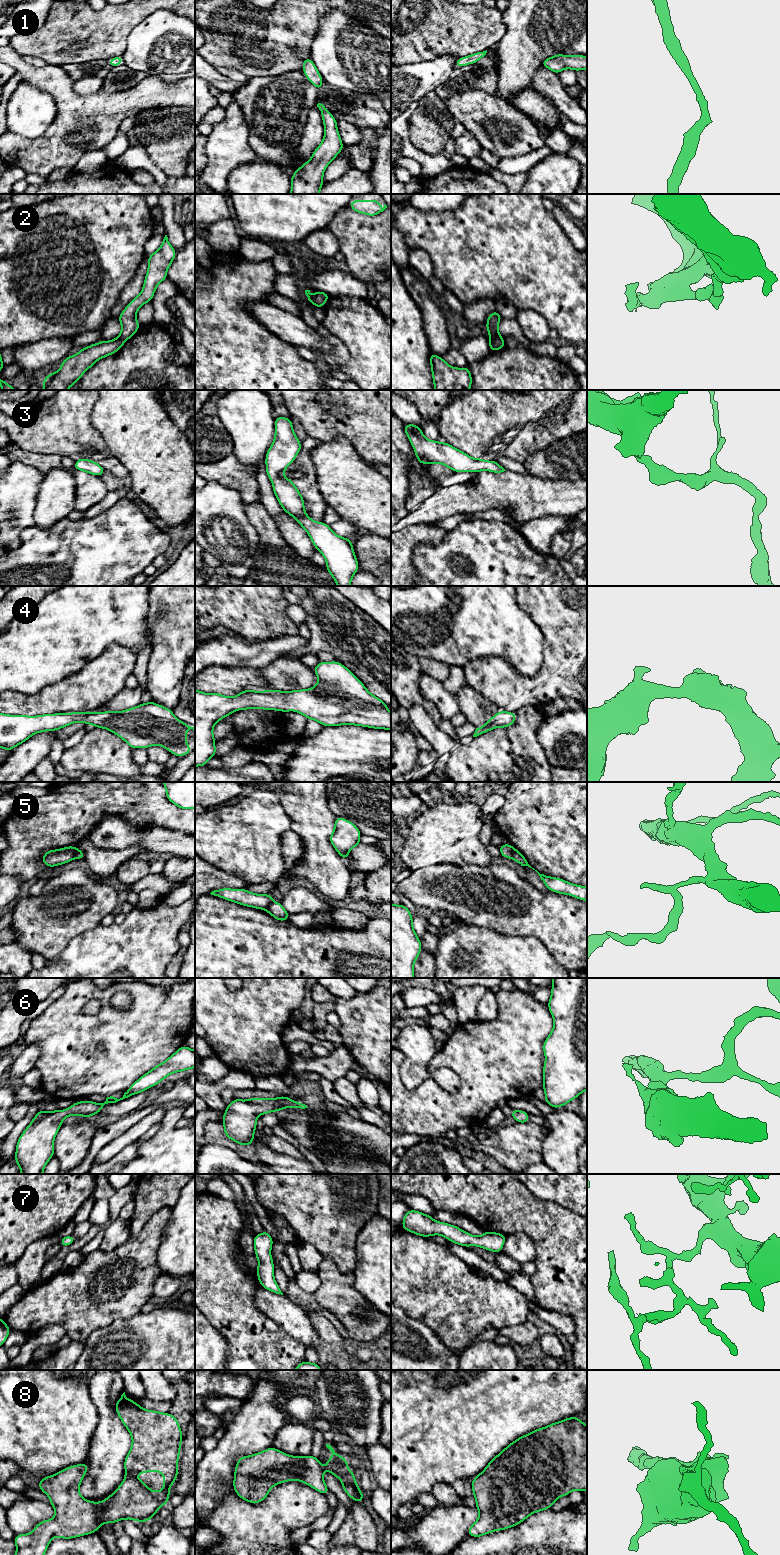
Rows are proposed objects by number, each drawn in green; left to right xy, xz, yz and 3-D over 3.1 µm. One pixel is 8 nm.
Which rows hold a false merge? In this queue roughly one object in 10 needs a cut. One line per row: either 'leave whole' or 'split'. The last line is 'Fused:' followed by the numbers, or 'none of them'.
1: leave whole
2: leave whole
3: leave whole
4: leave whole
5: split
6: leave whole
7: leave whole
8: leave whole
Fused: 5

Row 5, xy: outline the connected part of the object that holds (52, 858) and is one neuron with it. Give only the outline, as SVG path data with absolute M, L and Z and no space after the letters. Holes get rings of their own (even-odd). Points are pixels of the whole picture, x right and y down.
M68 846L56 850L48 850L42 857L42 862L47 867L55 867L63 865L73 860L76 856L78 849L76 846Z

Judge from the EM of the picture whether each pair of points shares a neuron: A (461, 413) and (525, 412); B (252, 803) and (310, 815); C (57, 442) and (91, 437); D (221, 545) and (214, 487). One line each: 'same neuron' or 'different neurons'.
A: same neuron
B: different neurons
C: same neuron
D: same neuron

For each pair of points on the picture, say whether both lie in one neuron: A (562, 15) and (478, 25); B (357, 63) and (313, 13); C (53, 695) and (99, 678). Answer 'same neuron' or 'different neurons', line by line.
A: different neurons
B: different neurons
C: same neuron

